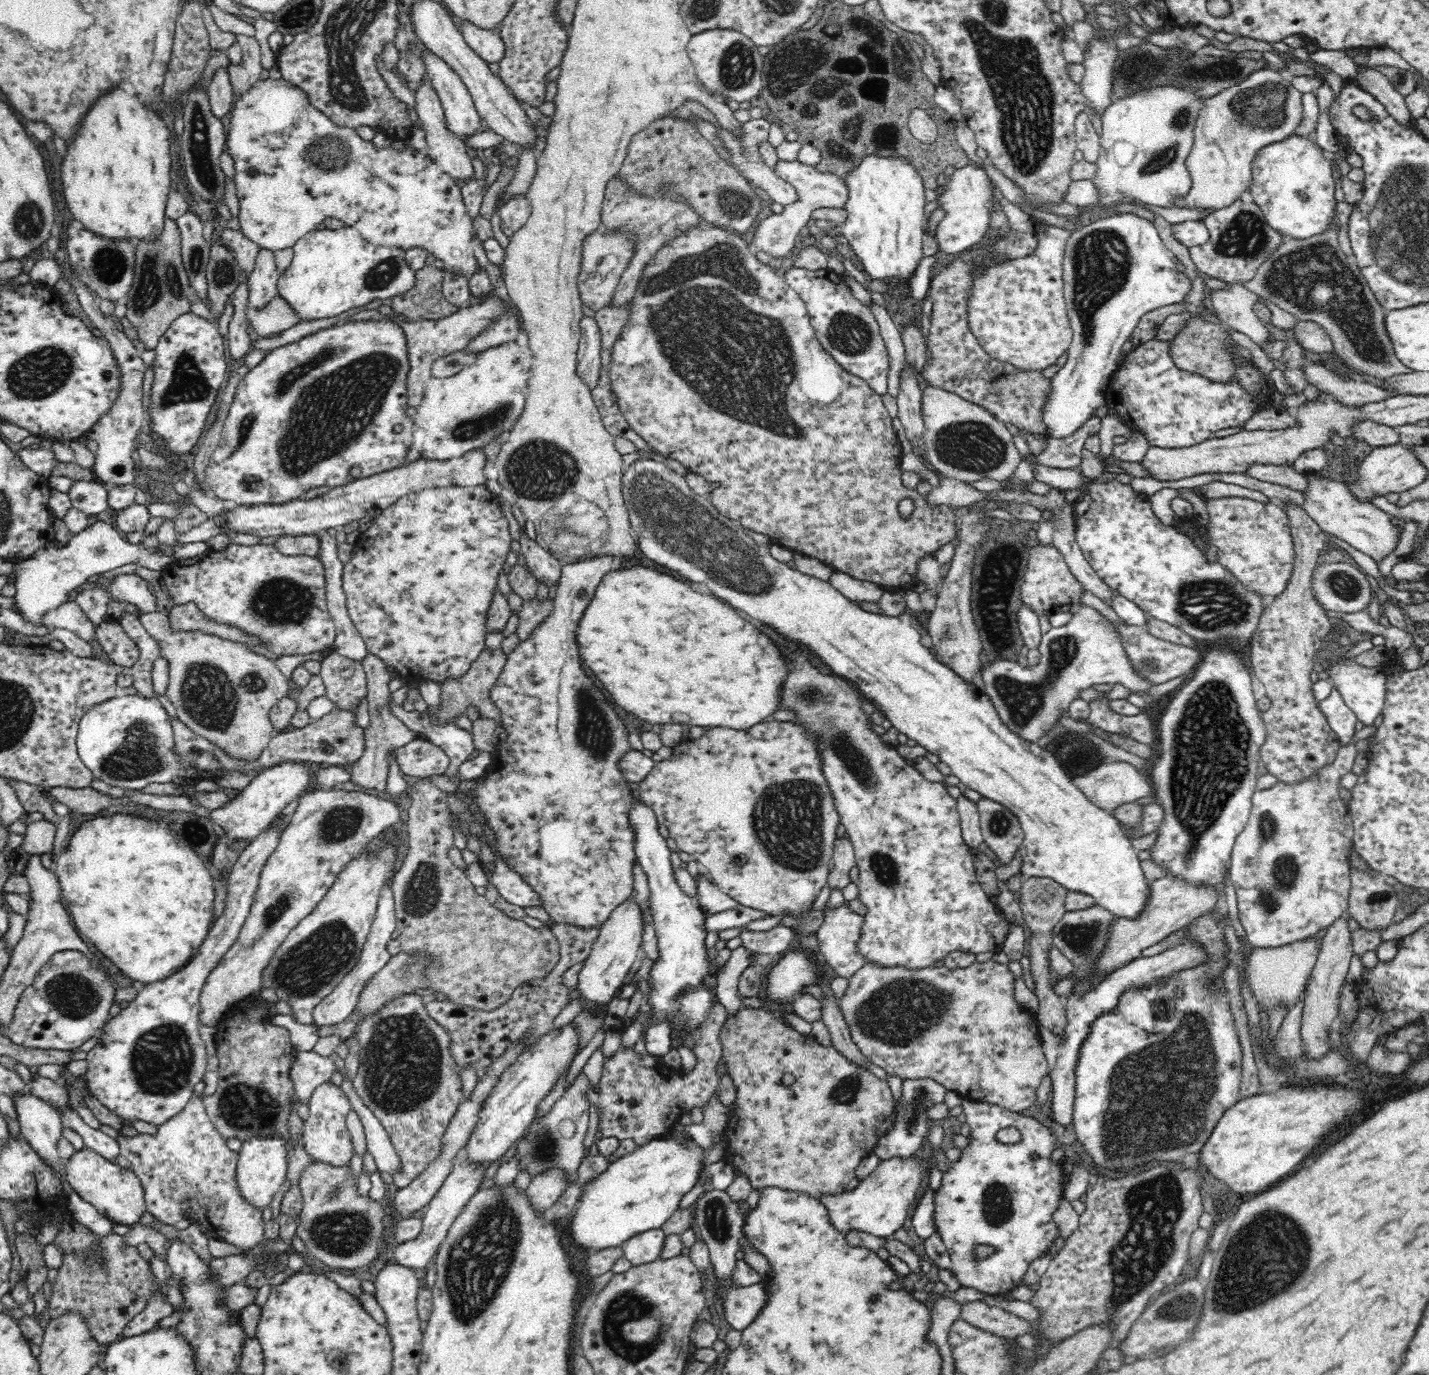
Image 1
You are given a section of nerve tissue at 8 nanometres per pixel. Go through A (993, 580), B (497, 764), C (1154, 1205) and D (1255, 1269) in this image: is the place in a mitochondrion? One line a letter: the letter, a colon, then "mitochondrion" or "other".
A: mitochondrion
B: other
C: mitochondrion
D: mitochondrion

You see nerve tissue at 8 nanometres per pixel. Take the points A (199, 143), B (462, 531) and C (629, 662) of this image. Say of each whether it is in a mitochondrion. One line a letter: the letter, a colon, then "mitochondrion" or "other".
A: mitochondrion
B: other
C: other

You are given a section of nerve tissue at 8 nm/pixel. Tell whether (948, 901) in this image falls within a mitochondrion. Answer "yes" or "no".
no

